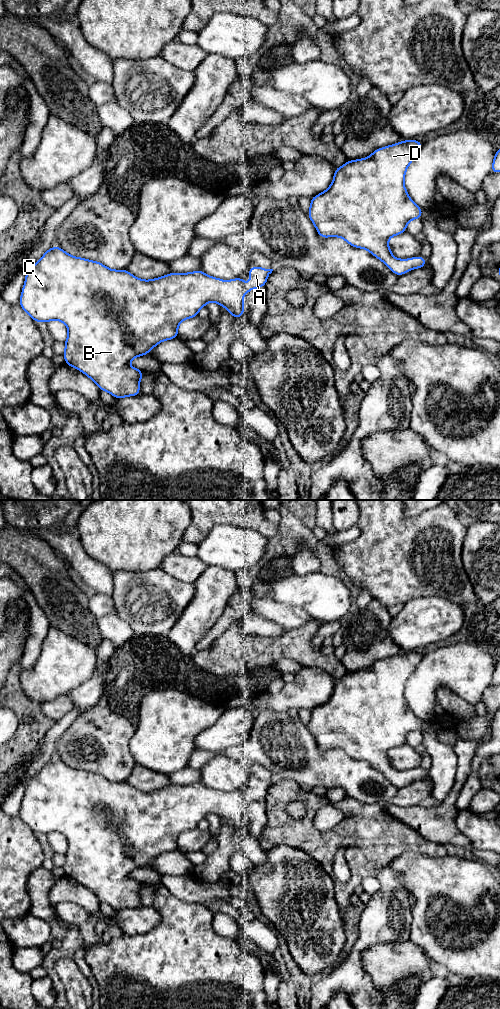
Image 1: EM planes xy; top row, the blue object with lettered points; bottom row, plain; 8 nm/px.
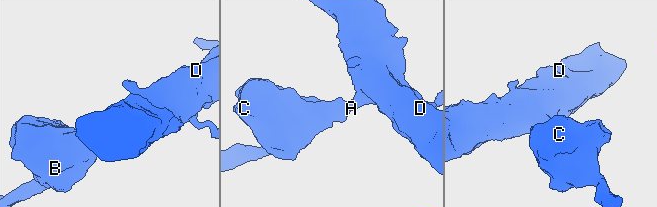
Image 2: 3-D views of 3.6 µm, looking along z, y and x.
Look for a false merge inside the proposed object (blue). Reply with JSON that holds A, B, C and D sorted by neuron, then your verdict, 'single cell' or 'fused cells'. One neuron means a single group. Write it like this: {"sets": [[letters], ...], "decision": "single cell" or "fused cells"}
{"sets": [["A", "B", "C", "D"]], "decision": "single cell"}

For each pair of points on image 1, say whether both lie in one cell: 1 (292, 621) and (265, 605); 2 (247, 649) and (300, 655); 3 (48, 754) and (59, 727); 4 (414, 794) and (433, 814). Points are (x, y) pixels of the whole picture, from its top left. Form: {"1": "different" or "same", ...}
{"1": "same", "2": "same", "3": "same", "4": "different"}

